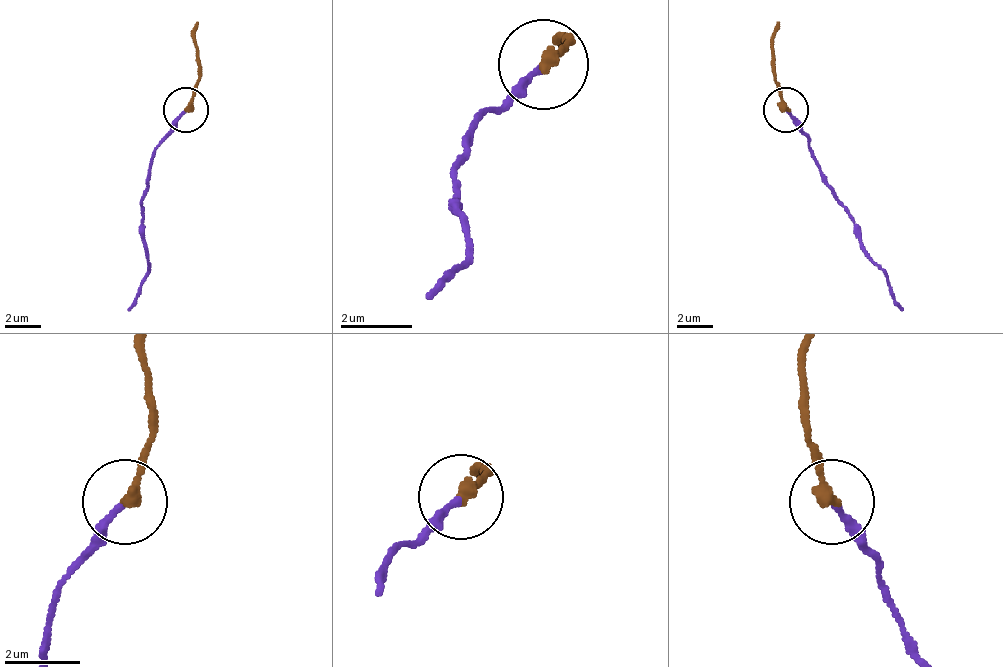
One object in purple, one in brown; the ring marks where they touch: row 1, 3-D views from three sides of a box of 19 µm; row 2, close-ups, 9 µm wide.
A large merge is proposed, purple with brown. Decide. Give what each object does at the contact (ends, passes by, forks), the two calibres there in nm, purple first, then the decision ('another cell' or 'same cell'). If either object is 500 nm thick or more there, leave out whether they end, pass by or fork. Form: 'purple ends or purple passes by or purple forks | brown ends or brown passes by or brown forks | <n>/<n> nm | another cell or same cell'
purple ends | brown ends | 180/320 nm | another cell

